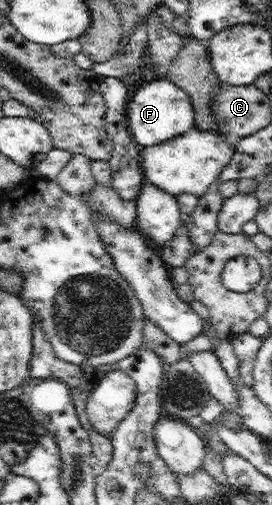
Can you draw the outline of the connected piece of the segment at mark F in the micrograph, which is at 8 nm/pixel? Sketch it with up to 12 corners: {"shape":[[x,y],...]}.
{"shape":[[167,78],[135,86],[127,119],[143,147],[194,126],[188,94]]}

